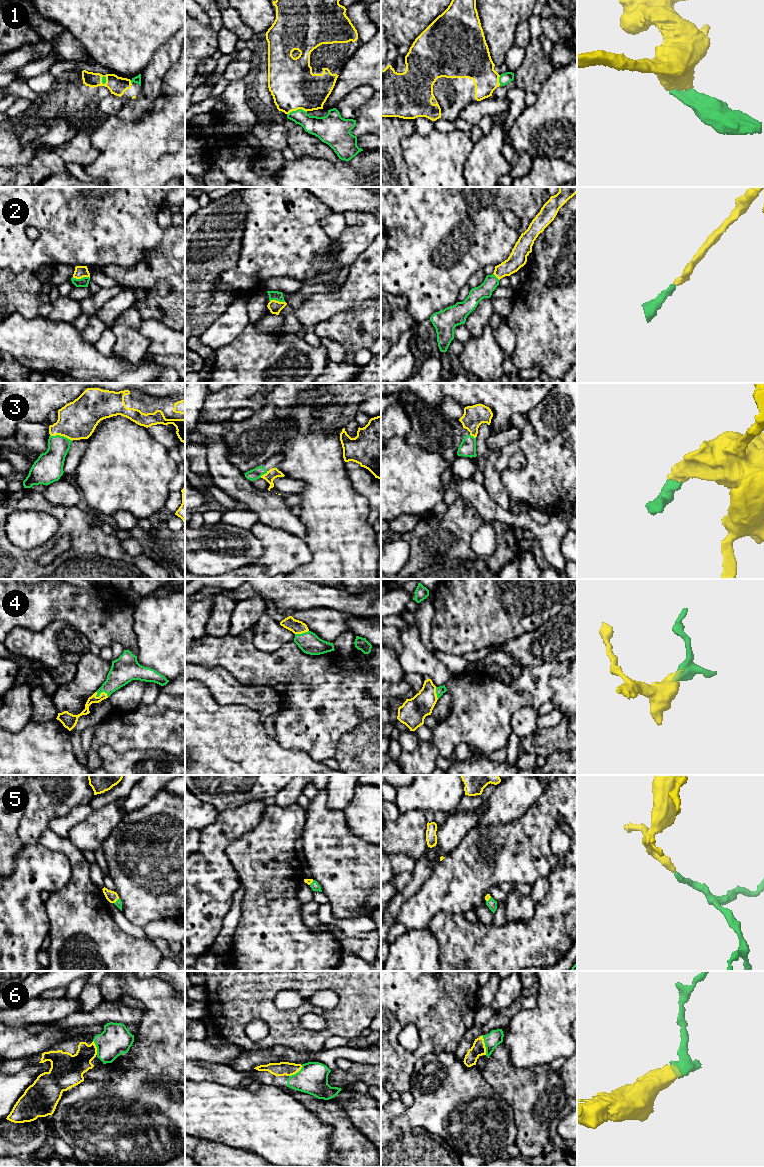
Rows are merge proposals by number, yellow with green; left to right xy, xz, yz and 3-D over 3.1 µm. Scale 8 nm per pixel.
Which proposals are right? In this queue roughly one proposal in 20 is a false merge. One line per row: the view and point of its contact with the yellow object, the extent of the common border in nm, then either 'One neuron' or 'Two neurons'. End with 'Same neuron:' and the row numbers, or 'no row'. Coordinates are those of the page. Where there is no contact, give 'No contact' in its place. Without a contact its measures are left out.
1: Touches yellow at xz (296, 109). Shared border 160 nm. One neuron
2: Touches yellow at xy (81, 277). Shared border 140 nm. One neuron
3: Touches yellow at xy (61, 435). Shared border 190 nm. One neuron
4: Touches yellow at xy (102, 692). Shared border 110 nm. One neuron
5: Touches yellow at xy (116, 900). Shared border 60 nm. One neuron
6: Touches yellow at yz (484, 1045). Shared border 160 nm. One neuron
Same neuron: 1, 2, 3, 4, 5, 6

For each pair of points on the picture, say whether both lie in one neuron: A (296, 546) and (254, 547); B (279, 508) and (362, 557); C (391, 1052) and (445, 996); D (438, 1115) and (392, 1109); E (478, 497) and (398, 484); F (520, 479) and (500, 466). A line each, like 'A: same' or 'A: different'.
A: different
B: different
C: same
D: different
E: different
F: different

